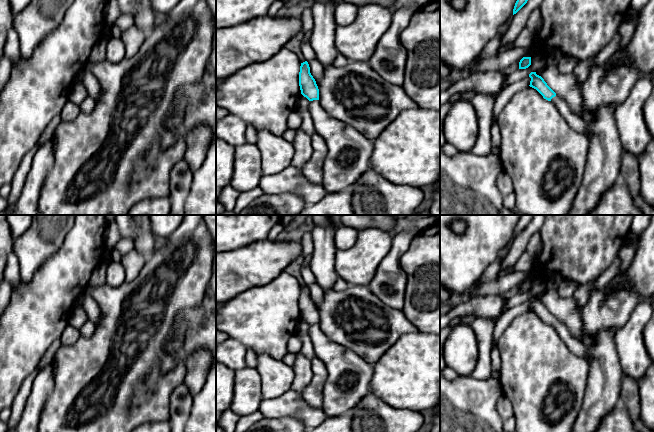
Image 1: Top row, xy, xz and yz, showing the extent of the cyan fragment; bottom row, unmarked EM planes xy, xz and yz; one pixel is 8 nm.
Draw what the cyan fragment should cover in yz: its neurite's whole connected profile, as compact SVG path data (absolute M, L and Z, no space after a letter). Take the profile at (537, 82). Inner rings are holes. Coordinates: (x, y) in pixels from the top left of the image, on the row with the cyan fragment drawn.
M536 72L529 74L531 78L530 87L536 89L544 99L555 104L560 114L565 118L567 124L576 132L587 135L589 127L584 120L573 113L569 108L567 102L560 98L544 81L544 79L537 75Z

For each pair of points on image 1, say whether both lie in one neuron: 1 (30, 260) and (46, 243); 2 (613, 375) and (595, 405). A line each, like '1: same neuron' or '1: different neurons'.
1: same neuron
2: same neuron

